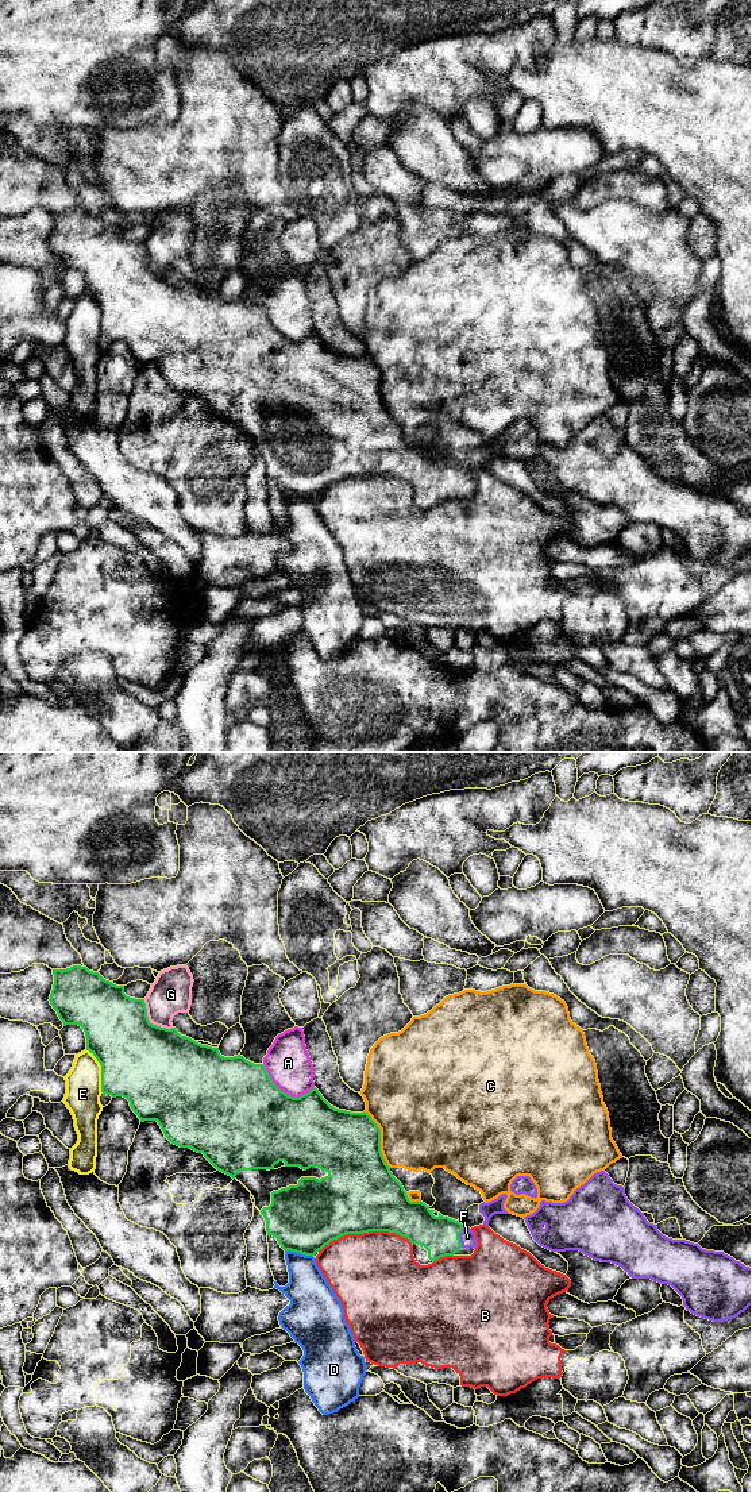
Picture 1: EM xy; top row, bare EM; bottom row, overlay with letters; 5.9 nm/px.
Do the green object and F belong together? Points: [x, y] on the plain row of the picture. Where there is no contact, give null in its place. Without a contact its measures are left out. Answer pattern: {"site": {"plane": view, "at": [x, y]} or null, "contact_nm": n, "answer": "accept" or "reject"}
{"site": {"plane": "xy", "at": [458, 481]}, "contact_nm": 130, "answer": "accept"}

